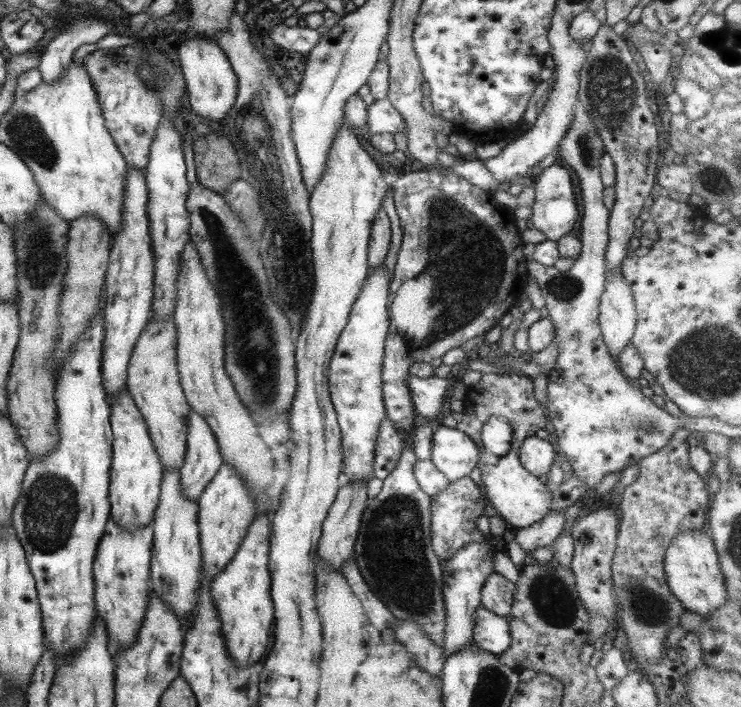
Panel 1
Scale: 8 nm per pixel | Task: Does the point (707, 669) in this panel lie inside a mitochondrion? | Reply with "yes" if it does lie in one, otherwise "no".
no

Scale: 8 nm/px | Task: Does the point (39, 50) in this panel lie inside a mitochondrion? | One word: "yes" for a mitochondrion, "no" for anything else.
no

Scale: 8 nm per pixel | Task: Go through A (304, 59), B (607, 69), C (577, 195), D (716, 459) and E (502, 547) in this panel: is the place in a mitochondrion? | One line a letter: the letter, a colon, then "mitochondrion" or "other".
A: other
B: mitochondrion
C: other
D: other
E: other

